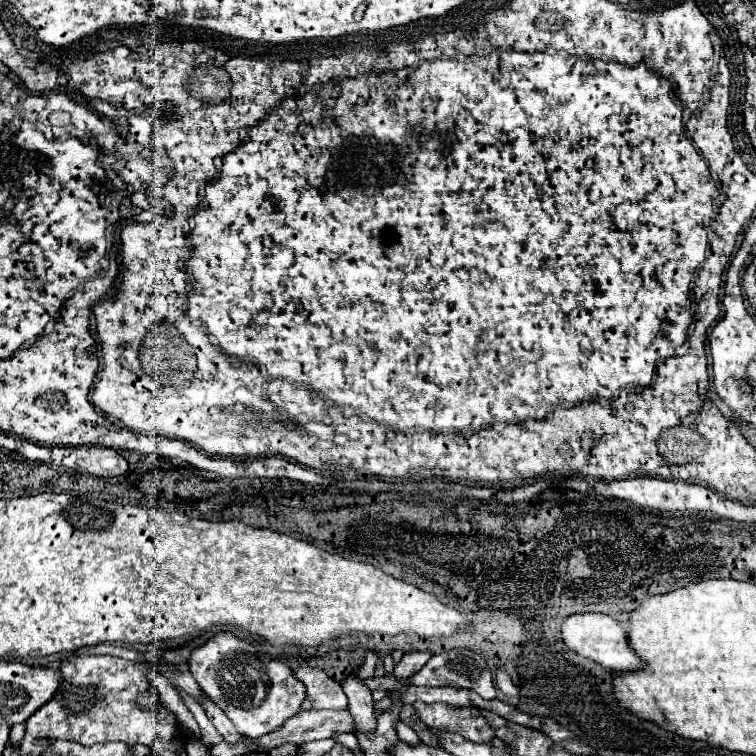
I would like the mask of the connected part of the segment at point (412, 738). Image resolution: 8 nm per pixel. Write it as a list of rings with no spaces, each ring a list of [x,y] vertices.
[[[397,721],[397,737],[399,739],[403,739],[405,743],[409,743],[409,745],[417,745],[419,743],[419,737],[417,737],[417,733],[411,729],[411,727],[407,727],[403,721]]]

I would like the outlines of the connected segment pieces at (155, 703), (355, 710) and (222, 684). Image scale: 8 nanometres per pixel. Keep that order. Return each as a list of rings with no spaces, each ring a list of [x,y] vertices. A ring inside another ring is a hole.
[[[151,687],[149,691],[137,695],[135,705],[137,705],[139,709],[149,711],[149,713],[159,713],[159,711],[163,709],[163,705],[161,705],[161,695],[159,695],[159,691],[157,691],[155,687]]]
[[[347,675],[343,681],[345,695],[349,699],[349,711],[357,719],[357,731],[371,731],[375,727],[373,697],[367,685],[357,675]]]
[[[221,631],[201,647],[193,649],[189,671],[201,691],[225,711],[225,715],[237,725],[237,731],[245,737],[271,733],[293,717],[305,701],[305,685],[285,663],[257,651],[249,641],[239,639],[231,631]]]

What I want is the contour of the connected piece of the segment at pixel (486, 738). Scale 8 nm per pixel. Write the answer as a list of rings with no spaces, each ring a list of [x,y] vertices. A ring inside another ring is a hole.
[[[413,703],[419,719],[433,731],[451,731],[459,733],[473,743],[491,743],[493,729],[475,707],[451,707],[447,703]]]

